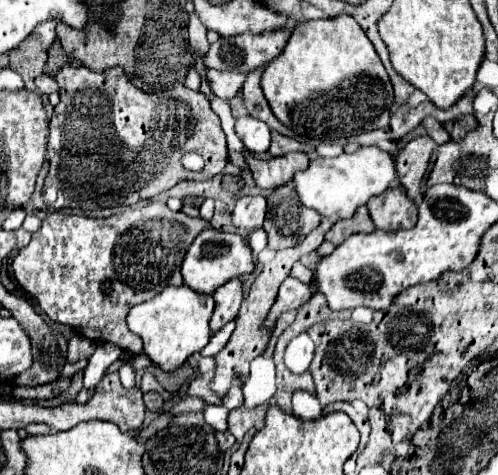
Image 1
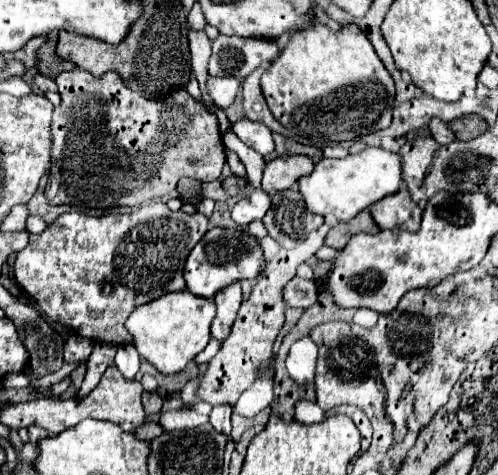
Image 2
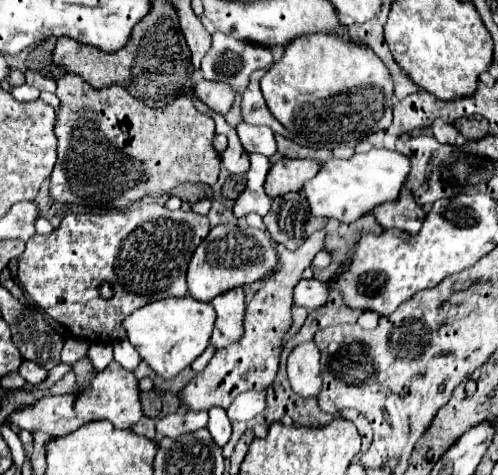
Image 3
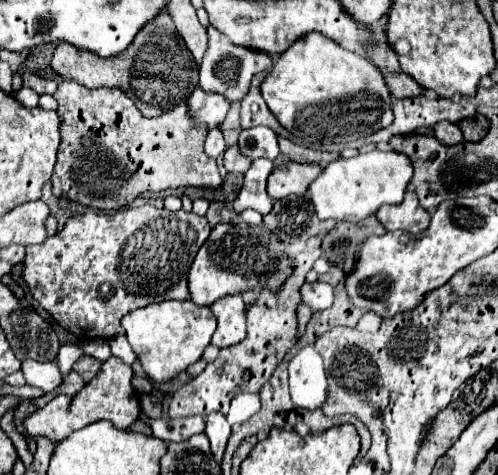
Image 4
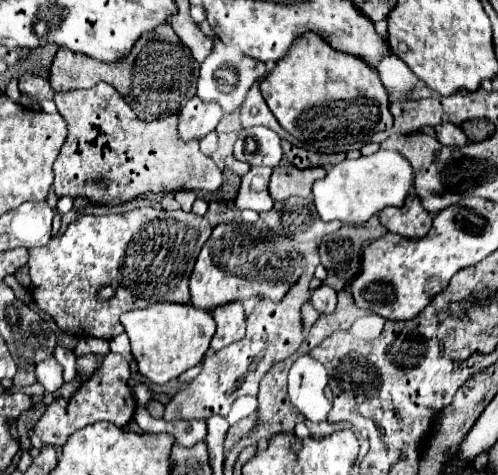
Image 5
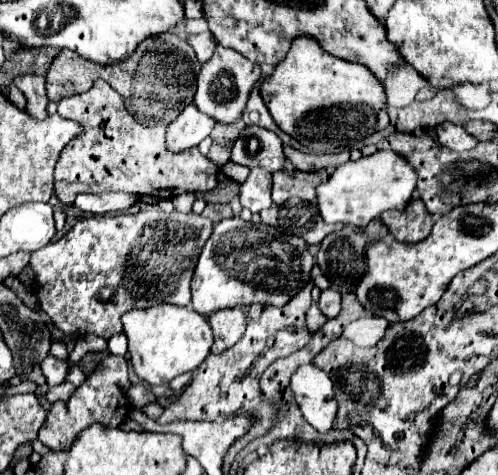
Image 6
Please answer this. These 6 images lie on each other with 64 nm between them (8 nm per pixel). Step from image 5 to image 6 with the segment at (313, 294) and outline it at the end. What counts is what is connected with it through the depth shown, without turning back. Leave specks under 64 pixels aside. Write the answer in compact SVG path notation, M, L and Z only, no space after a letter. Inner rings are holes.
M332 288L322 290L320 300L318 300L318 308L326 318L334 318L340 312L340 292L336 292Z

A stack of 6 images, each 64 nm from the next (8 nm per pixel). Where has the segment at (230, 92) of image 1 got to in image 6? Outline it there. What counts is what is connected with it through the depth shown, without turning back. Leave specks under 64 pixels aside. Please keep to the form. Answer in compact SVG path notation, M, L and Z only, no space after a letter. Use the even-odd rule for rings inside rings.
M188 104L168 126L168 146L174 152L198 146L212 132L214 124L216 120L212 120L212 116L204 116L194 104Z

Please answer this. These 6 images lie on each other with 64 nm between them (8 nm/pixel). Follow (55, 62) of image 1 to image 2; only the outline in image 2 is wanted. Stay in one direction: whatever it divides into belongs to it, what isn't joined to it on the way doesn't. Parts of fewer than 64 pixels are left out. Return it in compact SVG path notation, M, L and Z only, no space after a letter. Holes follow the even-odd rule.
M50 34L50 38L46 40L46 44L40 48L38 58L40 58L40 60L38 60L38 70L40 70L40 74L44 74L44 76L48 74L50 78L56 78L60 72L68 70L66 62L56 56L56 34L54 34L54 36Z

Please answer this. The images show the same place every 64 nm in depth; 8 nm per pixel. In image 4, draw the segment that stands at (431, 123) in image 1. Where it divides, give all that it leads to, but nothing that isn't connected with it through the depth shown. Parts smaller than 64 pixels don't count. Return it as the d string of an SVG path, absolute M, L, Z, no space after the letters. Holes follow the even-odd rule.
M440 122L440 124L436 124L436 126L434 126L434 136L436 136L442 144L446 144L446 146L454 146L454 144L462 142L462 132L460 132L460 128L458 128L456 124L452 124L452 122Z

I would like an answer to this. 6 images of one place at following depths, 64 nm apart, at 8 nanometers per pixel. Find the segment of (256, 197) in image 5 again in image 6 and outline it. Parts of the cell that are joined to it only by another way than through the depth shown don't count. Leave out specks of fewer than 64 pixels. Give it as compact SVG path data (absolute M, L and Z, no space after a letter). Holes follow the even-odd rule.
M252 168L250 176L240 188L242 208L248 208L250 212L260 212L260 210L270 208L272 206L270 188L272 188L272 174L260 168Z

